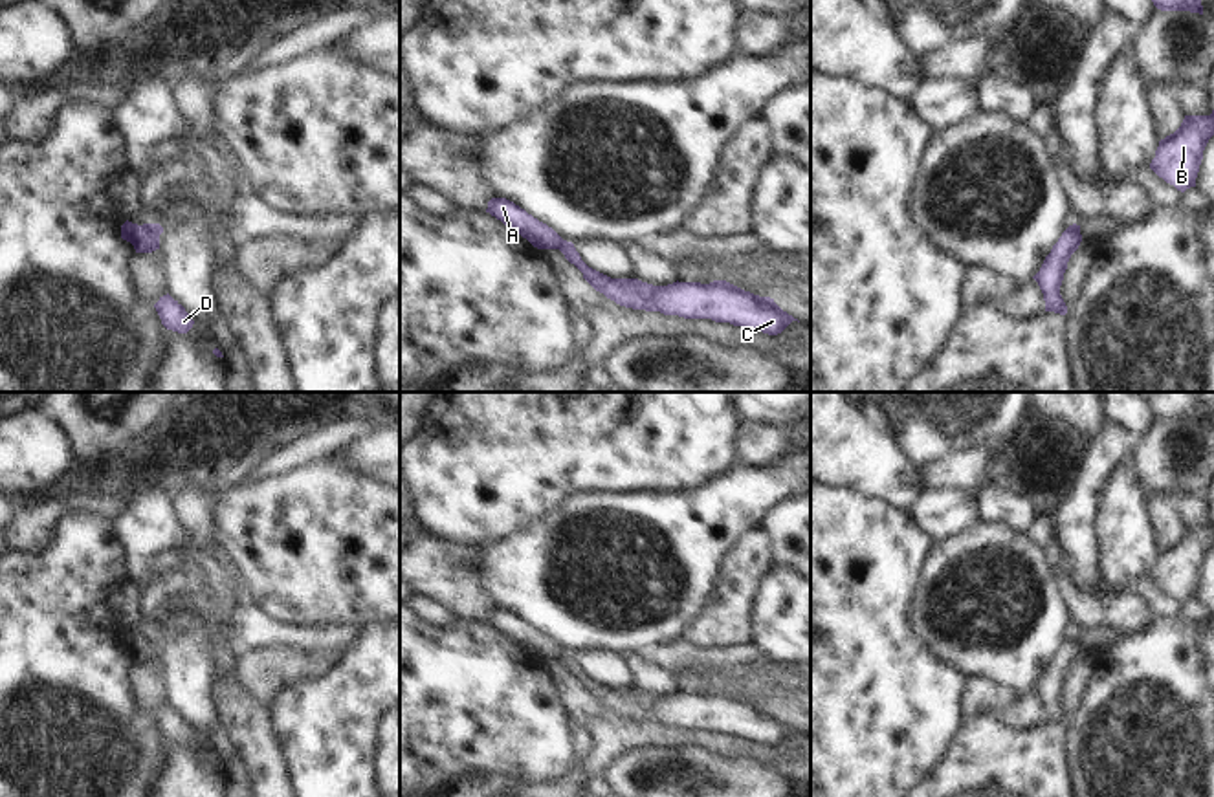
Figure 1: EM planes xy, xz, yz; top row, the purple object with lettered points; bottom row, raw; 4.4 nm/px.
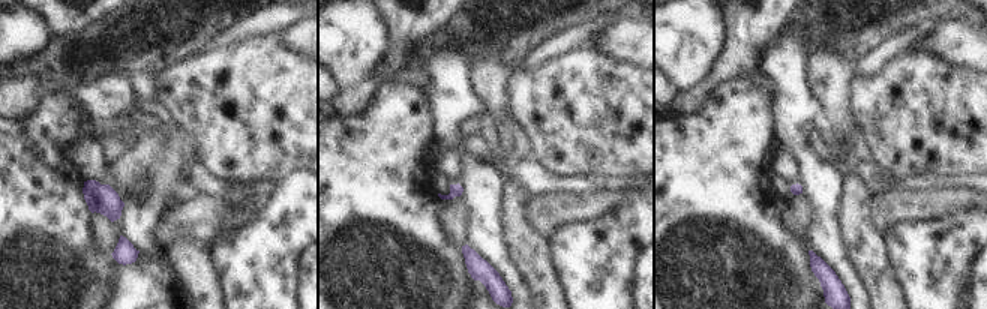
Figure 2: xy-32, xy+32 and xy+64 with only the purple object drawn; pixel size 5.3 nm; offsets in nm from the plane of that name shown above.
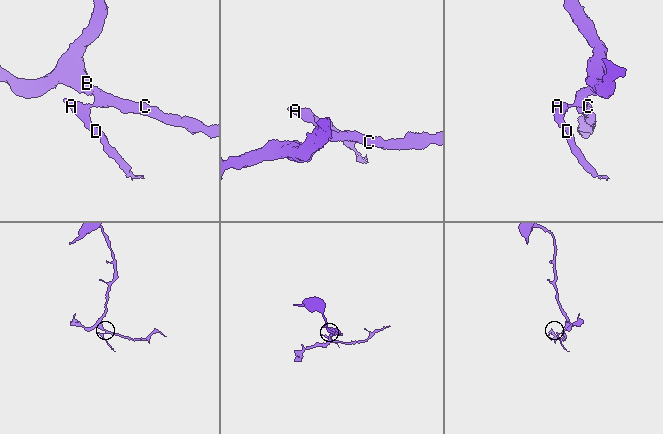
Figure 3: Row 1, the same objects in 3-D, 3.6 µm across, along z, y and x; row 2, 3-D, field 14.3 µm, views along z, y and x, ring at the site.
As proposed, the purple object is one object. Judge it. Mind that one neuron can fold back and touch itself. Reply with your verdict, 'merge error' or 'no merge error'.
merge error

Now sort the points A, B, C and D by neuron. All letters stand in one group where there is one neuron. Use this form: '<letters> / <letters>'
A D / B C

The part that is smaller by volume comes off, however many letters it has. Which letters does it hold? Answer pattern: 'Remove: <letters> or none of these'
Remove: A, D

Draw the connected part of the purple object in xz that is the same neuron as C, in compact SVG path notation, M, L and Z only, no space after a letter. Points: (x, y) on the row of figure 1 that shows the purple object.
M561 240L557 249L583 273L583 278L596 291L625 308L684 319L712 319L768 335L778 335L792 321L798 321L783 311L774 299L754 295L726 280L710 284L677 280L668 286L653 286L638 278L611 278L589 267L572 242Z

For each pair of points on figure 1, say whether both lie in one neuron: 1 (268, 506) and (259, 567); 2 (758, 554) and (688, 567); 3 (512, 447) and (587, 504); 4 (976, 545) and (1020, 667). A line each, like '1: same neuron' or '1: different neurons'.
1: same neuron
2: different neurons
3: different neurons
4: same neuron

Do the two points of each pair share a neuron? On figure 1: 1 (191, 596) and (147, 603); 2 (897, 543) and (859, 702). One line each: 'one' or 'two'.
1: two
2: one

